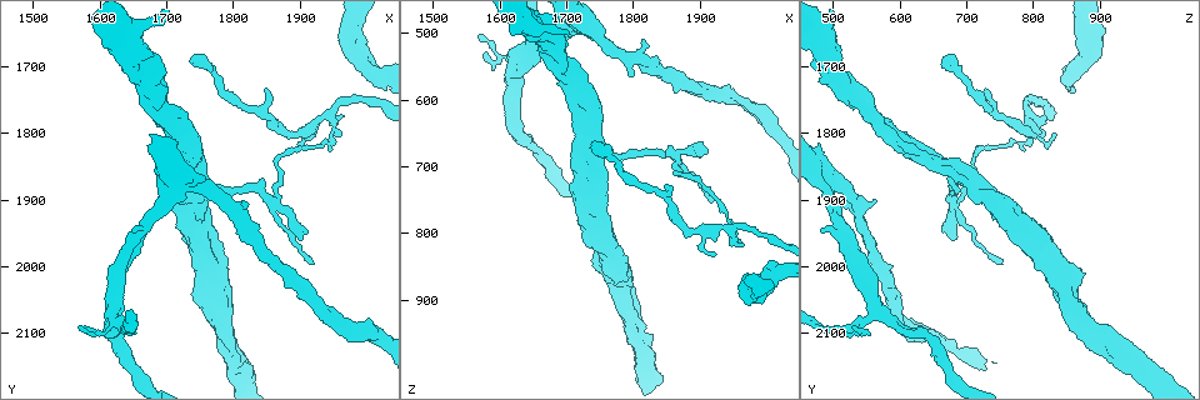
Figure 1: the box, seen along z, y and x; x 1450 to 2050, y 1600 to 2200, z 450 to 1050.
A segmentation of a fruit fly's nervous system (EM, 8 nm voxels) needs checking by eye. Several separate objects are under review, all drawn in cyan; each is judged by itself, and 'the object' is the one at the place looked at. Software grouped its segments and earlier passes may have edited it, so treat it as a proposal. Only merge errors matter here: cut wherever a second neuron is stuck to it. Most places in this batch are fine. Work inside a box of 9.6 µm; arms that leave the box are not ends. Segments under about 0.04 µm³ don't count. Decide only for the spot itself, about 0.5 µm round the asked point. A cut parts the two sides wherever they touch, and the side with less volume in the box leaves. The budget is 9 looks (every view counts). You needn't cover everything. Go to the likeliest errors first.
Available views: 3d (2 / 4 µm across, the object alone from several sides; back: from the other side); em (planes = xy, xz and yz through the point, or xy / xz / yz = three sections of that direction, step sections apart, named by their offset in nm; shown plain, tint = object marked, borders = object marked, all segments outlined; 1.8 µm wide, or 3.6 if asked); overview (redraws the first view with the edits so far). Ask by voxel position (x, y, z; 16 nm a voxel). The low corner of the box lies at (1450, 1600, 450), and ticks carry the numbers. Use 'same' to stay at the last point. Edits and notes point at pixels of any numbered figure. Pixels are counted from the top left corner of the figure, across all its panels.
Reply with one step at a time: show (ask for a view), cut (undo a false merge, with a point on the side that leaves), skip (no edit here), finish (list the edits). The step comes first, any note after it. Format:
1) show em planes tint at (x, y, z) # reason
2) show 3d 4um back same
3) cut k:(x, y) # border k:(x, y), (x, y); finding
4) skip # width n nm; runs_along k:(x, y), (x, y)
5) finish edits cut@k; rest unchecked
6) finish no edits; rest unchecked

show 3d 2um at (1865, 1900, 690) # sharp bend

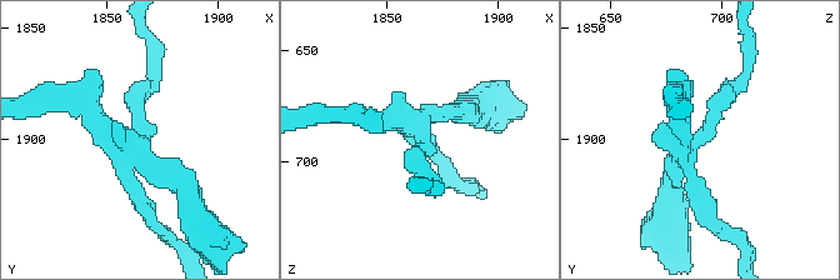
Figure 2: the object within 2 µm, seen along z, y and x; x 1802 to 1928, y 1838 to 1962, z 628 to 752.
show em planes tint at (1866, 1902, 686) # shape alone is not enough

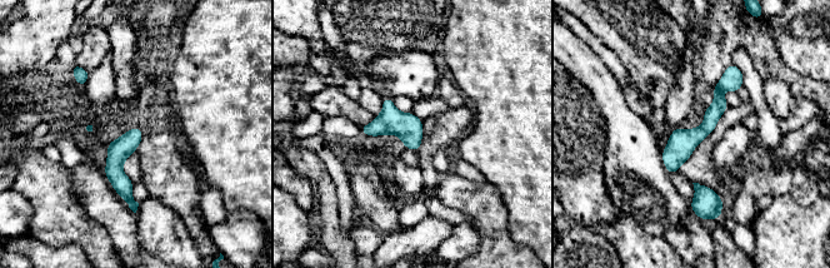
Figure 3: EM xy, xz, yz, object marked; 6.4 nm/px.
skip # runs_along 3:(731, 73), (710, 122), (670, 169); one neuron here

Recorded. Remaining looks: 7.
show em 3.6um yz step 8 plain at (1740, 1920, 760) # three-way junction

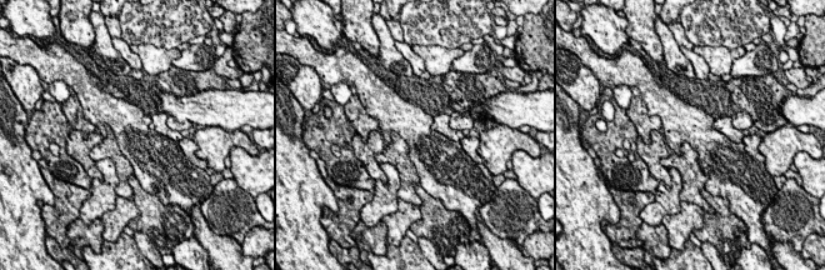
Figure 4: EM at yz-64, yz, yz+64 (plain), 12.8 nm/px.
show em 3.6um yz step 8 tint same

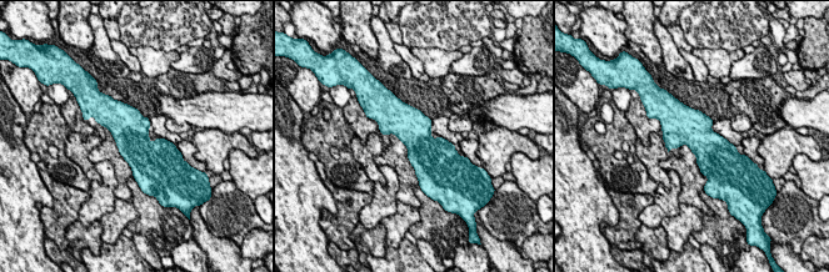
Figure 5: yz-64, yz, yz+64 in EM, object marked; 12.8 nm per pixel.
skip # continuous, no second neuron

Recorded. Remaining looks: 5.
show em 3.6um planes tint at (1640, 1675, 490) # calibre changes

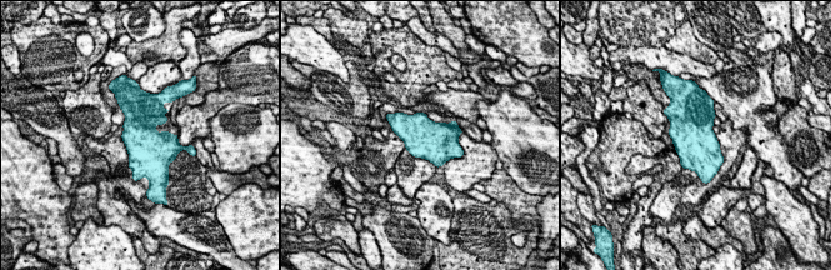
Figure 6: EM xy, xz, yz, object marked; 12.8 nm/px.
skip # width 500 nm; one neuron here

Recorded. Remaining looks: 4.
show 3d 4um at (1775, 2030, 850) # a fork

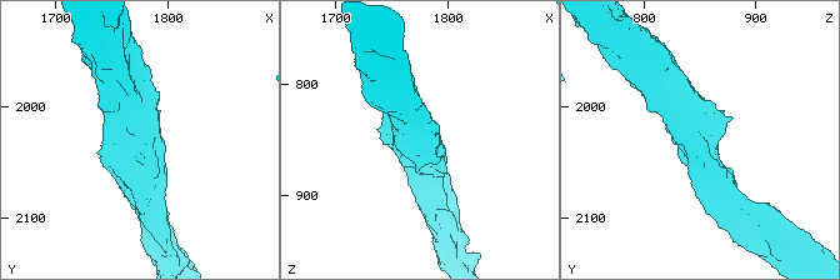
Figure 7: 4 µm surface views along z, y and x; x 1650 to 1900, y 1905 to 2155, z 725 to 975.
show em 3.6um xz step 16 tint at (1776, 2026, 846) # shape alone is not enough

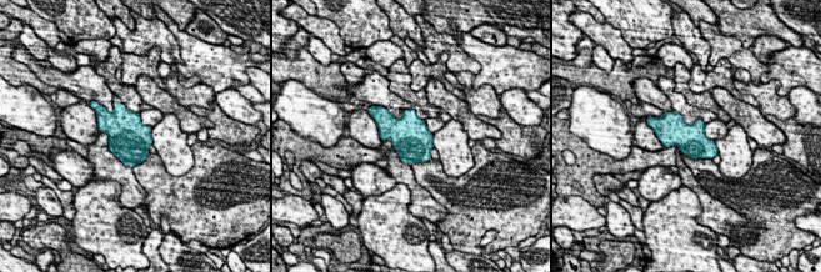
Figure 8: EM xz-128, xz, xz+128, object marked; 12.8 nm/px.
skip # all the same neuron

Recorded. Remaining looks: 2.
finish no edits; rest unchecked

